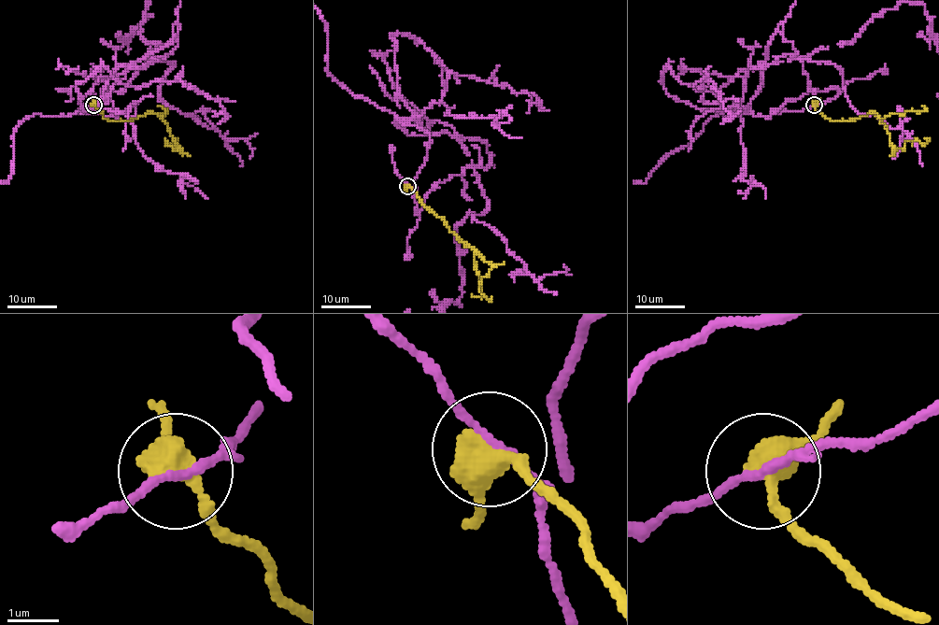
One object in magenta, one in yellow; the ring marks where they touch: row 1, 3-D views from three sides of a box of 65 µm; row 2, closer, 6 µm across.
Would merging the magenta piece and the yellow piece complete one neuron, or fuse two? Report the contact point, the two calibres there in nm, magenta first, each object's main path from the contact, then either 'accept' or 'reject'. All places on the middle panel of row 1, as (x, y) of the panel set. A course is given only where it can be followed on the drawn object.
(407, 186) | 140/480 nm | magenta via (407, 185), (419, 209), (438, 181), (486, 169), (487, 146), (407, 134), (350, 93) | yellow via (407, 185), (448, 228), (489, 262), (490, 267), (481, 277), (478, 287), (489, 300), (492, 296) | accept

